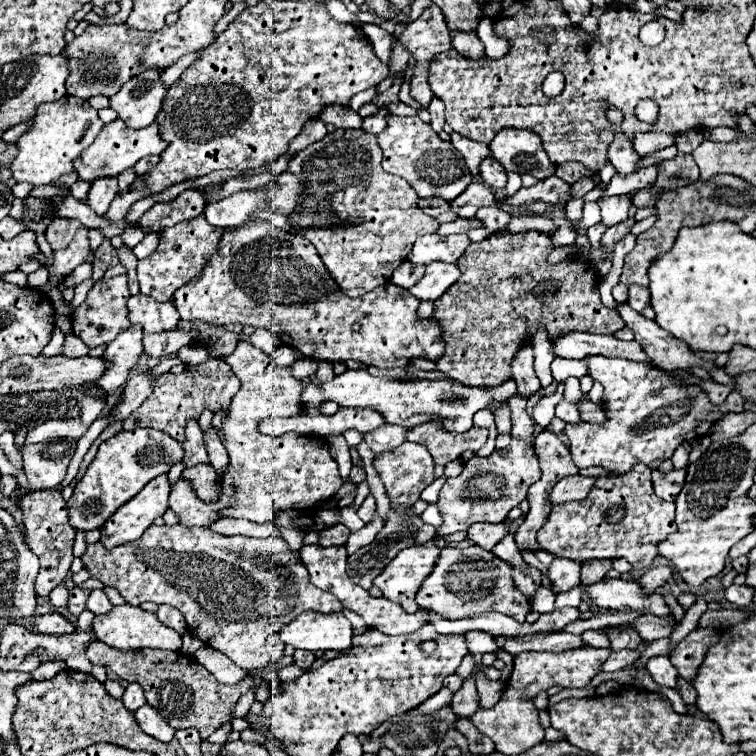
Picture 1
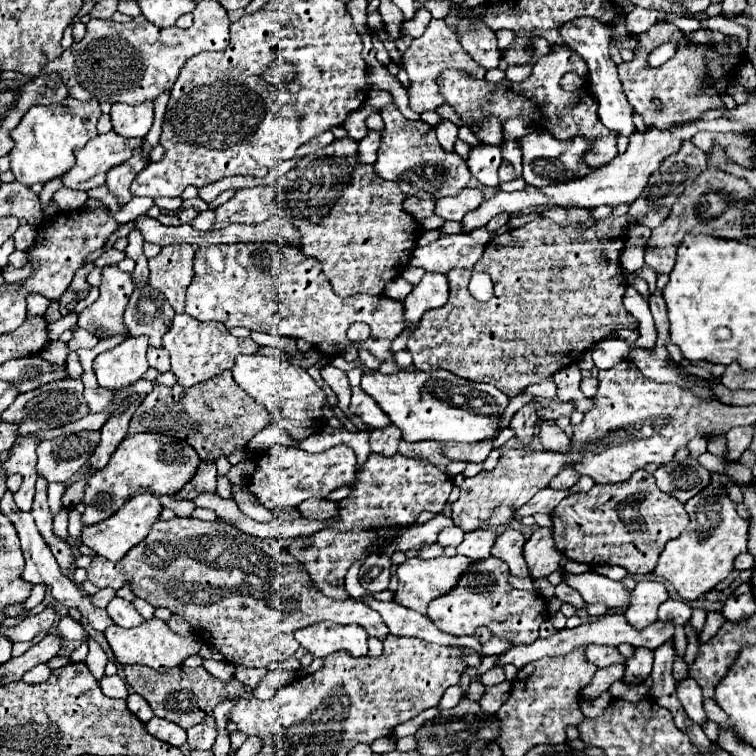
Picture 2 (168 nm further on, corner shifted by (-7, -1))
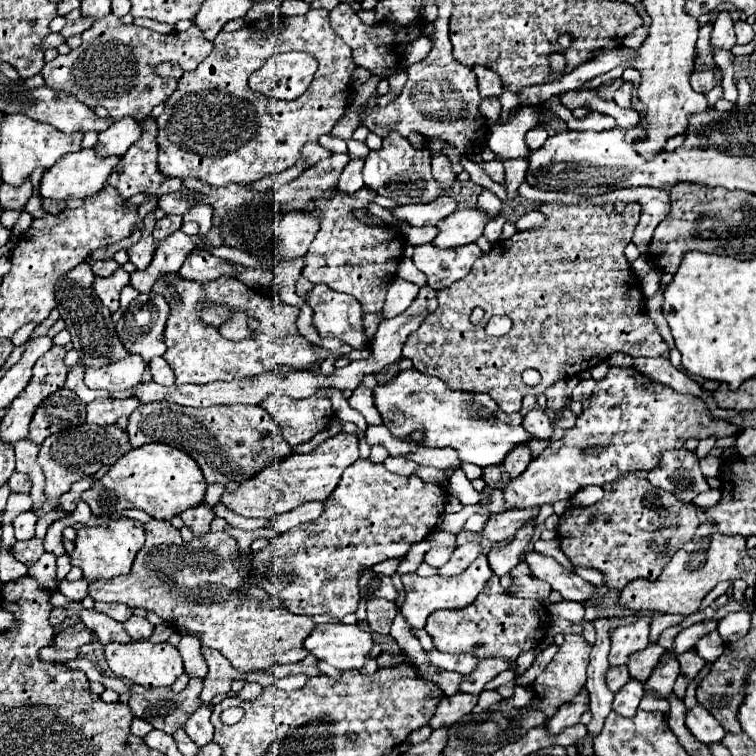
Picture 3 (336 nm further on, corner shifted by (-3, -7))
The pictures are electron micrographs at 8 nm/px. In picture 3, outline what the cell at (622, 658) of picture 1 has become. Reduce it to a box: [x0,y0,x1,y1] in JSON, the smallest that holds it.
[546,689,588,735]

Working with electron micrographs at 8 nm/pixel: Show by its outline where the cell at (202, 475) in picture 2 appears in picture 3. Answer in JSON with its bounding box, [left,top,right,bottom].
[180,503,214,537]

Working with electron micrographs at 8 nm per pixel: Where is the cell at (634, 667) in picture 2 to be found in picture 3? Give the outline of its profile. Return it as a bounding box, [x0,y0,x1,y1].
[612,679,644,717]

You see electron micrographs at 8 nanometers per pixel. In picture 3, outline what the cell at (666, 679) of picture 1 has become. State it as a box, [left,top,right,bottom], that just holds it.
[686,705,726,745]

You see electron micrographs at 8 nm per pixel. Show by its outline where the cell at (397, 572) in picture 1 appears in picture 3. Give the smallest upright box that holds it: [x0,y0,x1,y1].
[402,555,492,629]

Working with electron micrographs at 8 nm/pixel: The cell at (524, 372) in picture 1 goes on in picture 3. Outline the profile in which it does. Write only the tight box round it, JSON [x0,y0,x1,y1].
[504,447,532,479]

